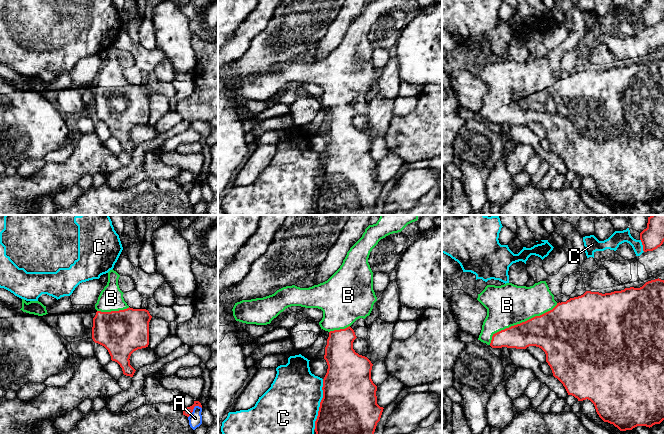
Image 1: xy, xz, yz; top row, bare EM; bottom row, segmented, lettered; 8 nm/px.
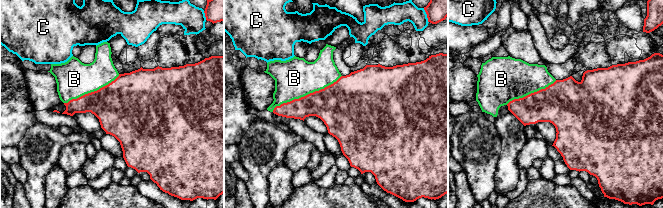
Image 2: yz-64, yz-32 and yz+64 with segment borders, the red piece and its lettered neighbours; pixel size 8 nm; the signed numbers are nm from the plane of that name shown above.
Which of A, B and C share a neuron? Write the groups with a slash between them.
A / B / C

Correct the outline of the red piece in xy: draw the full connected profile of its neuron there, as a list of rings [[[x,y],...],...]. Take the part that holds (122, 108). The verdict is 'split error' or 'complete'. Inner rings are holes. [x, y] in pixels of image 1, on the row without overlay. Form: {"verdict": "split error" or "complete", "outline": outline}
{"verdict": "split error", "outline": [[[113,45],[108,48],[107,61],[95,80],[97,88],[93,94],[92,115],[108,126],[111,136],[120,141],[124,151],[133,153],[136,146],[130,141],[129,135],[134,127],[148,123],[149,98],[152,92],[146,85],[133,85],[127,81],[123,74],[124,69],[118,61],[119,53]]]}

